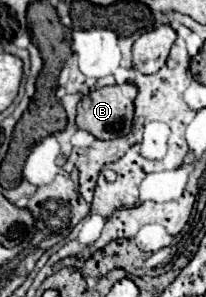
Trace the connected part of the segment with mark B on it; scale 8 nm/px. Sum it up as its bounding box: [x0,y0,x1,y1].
[76,82,138,140]

